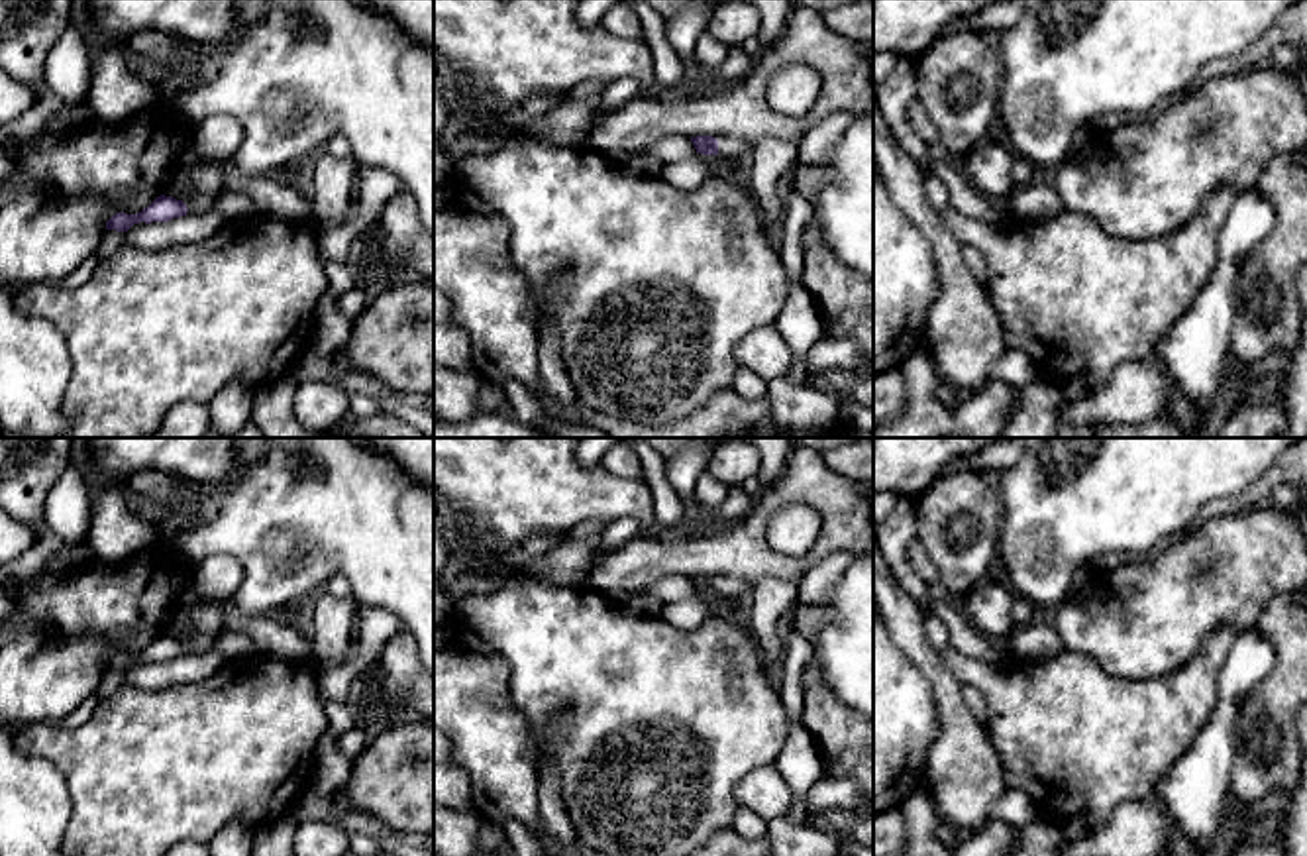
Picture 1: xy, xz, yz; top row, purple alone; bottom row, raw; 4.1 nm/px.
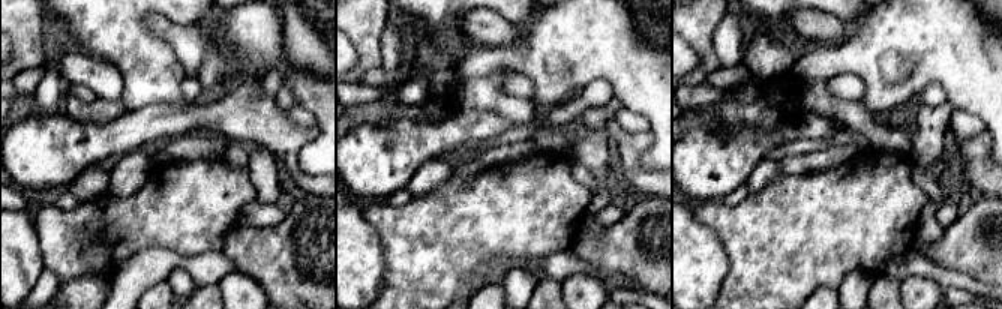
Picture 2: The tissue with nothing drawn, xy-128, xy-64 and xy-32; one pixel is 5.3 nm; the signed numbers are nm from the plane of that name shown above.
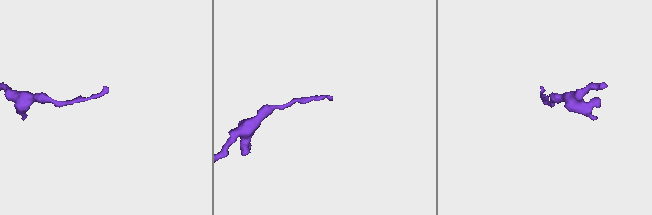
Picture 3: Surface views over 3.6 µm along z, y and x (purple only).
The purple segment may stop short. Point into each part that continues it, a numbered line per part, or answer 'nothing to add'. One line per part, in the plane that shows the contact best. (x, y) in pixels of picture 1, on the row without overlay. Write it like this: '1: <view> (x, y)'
1: xz (729, 588)

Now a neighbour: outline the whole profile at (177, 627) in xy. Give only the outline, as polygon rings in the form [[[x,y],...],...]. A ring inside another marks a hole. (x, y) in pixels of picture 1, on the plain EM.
[[[183,607],[173,611],[171,618],[167,620],[167,624],[161,630],[161,634],[173,636],[177,640],[190,636],[190,632],[192,632],[192,626],[188,622],[186,609],[183,609]]]

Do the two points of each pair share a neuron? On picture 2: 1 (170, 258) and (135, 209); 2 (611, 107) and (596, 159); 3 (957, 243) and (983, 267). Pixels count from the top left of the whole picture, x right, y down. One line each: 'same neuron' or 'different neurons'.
1: different neurons
2: same neuron
3: same neuron

